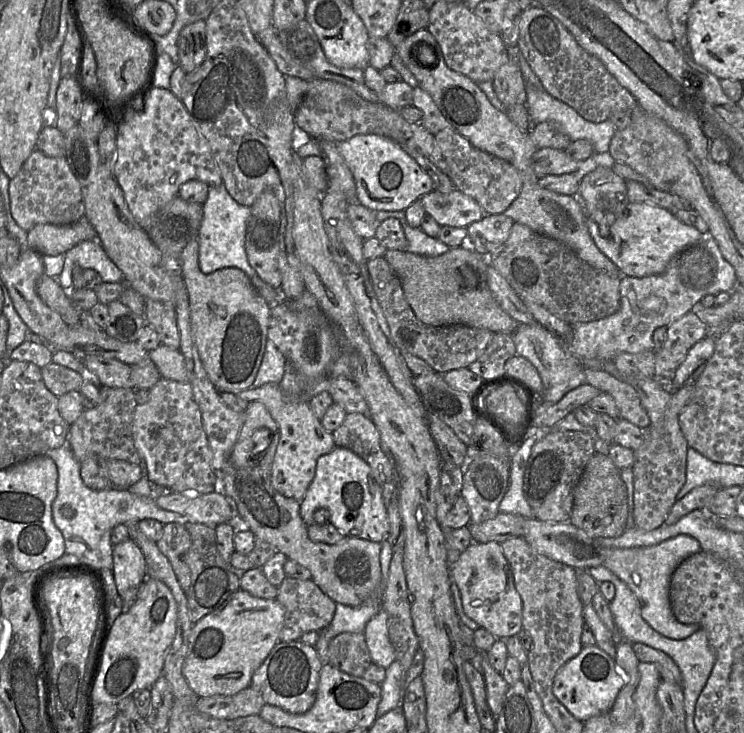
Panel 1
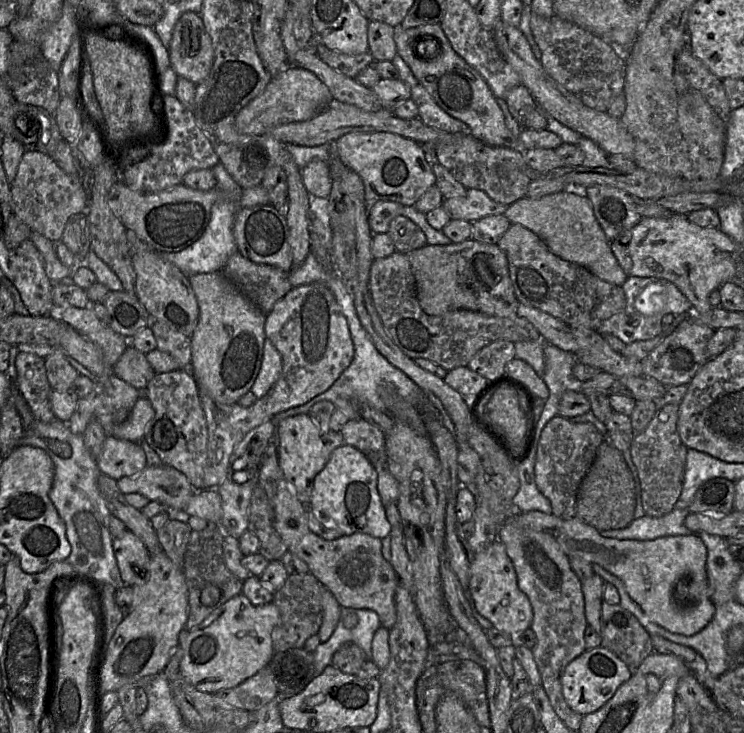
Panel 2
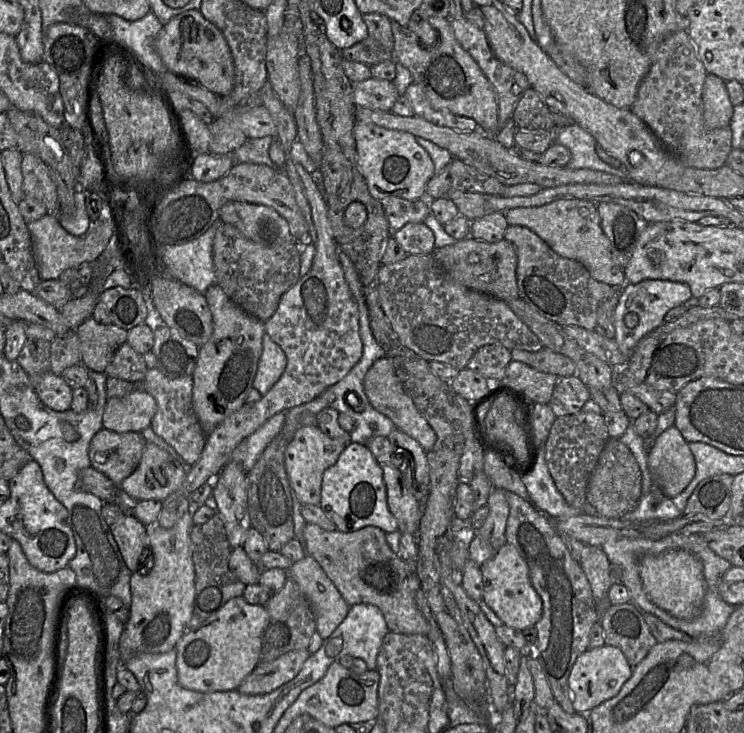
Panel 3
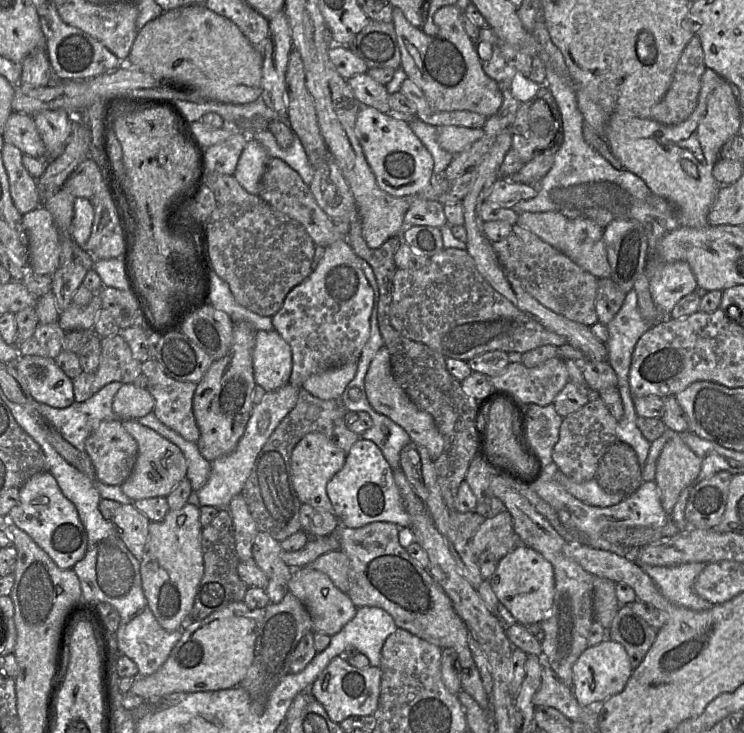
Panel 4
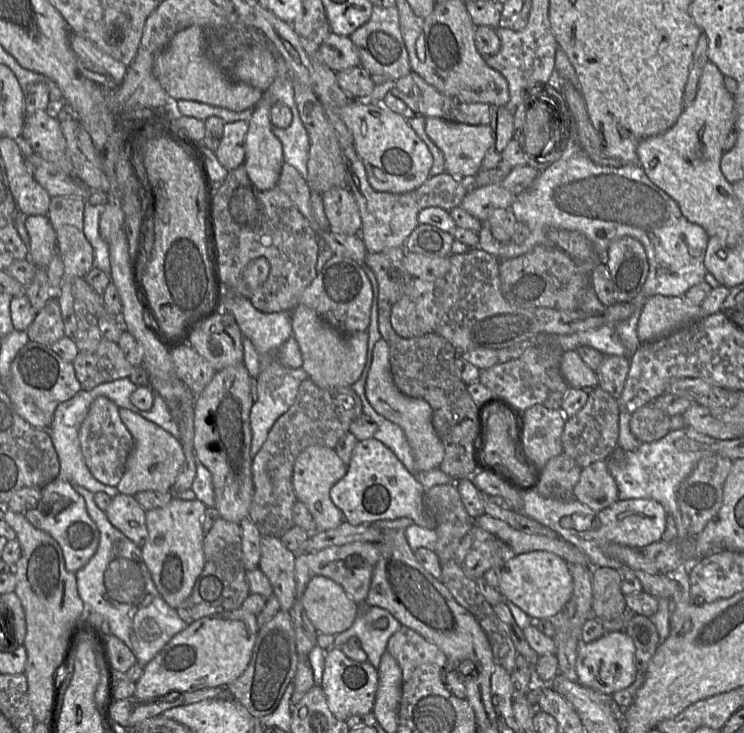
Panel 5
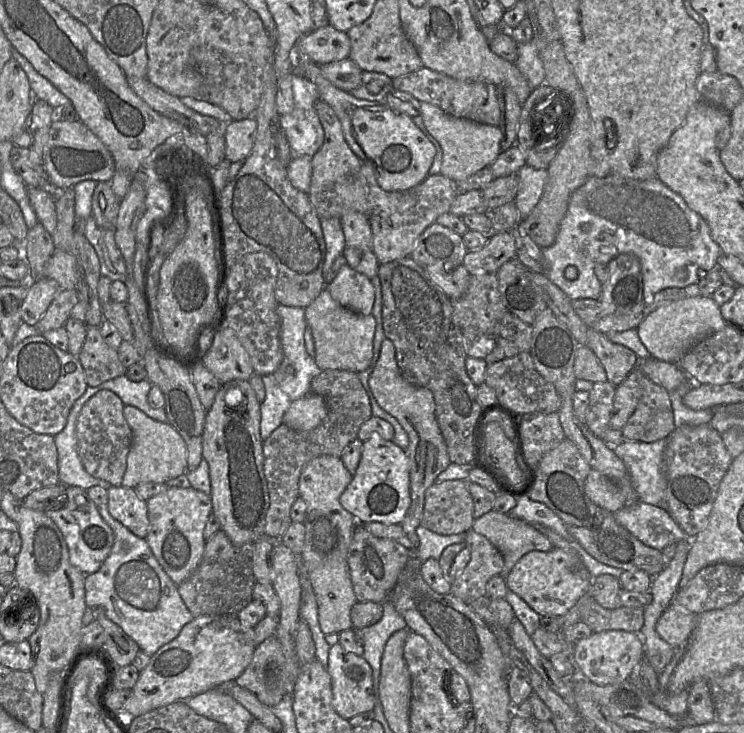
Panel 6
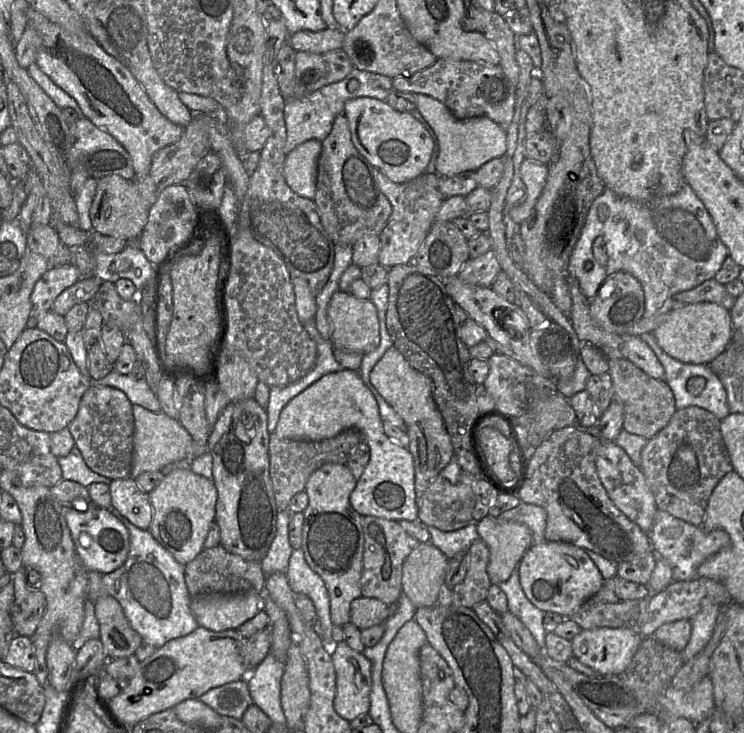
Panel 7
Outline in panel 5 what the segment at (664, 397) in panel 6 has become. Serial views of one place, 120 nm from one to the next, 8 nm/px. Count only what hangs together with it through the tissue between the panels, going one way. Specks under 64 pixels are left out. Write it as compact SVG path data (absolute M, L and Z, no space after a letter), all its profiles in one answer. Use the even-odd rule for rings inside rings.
M651 401L631 415L630 430L641 442L655 442L670 432L671 417Z

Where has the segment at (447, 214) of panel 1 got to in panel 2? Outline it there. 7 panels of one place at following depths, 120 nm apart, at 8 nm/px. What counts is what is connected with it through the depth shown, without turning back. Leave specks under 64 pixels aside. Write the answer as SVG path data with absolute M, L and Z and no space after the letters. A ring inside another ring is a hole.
M467 189L464 196L444 198L441 206L451 219L463 219L472 223L485 216L504 214L509 205L494 201L484 191Z

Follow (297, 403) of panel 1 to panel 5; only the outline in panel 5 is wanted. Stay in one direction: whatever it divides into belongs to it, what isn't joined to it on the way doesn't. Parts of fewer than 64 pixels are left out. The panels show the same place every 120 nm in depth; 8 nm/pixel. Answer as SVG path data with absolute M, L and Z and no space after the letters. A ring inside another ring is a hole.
M311 445L296 458L292 483L297 501L303 502L310 511L316 524L317 532L338 527L344 521L343 512L333 503L330 497L332 486L342 479L348 470L335 449Z

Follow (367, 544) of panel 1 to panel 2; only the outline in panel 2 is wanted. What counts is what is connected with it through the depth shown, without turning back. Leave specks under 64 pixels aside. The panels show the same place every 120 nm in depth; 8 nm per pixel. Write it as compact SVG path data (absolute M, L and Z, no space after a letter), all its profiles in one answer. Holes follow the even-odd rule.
M274 435L269 438L262 456L258 485L267 494L273 509L273 527L288 550L308 565L309 573L333 594L341 607L372 610L377 613L381 626L389 630L396 621L394 596L399 579L390 562L382 556L381 539L364 533L354 533L325 540L313 533L307 524L307 505L298 500L279 468Z

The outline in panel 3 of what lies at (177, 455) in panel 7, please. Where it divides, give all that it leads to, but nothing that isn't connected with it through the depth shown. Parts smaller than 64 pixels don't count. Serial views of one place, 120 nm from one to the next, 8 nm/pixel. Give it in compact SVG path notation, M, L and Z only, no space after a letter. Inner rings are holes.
M146 442L139 465L120 483L119 488L138 501L163 501L182 487L187 468L182 460Z

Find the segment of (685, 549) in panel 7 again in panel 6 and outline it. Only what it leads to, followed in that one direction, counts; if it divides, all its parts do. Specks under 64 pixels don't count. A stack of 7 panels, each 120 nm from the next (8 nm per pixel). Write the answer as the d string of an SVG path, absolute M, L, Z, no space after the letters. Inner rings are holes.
M637 501L633 505L624 506L616 511L614 517L620 525L630 531L641 542L659 550L663 550L672 543L695 537L689 536L664 508L651 503Z

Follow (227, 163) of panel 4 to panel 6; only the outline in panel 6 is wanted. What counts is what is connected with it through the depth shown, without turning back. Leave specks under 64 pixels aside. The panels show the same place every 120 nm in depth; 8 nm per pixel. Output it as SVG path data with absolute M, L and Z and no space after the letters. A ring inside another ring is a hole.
M254 116L231 120L224 125L226 160L233 163L244 161L249 156L254 145L256 128Z

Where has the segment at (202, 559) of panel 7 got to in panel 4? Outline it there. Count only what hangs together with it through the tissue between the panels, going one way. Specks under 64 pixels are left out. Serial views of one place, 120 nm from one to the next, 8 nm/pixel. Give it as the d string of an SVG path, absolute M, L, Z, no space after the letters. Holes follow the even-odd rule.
M219 509L211 523L202 528L201 547L204 572L197 588L193 607L181 623L182 630L186 630L190 625L203 620L215 611L243 601L248 589L238 574L240 559L236 551L233 522L228 509Z

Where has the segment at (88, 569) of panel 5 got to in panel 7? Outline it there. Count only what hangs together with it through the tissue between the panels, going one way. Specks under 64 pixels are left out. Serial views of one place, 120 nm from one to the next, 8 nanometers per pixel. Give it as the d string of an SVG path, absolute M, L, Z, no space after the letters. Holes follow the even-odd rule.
M112 506L108 510L128 529L130 536L126 561L115 571L102 576L108 595L118 600L131 627L140 634L143 642L155 648L192 633L199 625L190 609L191 595L185 583L185 565L161 546L149 530L133 525Z

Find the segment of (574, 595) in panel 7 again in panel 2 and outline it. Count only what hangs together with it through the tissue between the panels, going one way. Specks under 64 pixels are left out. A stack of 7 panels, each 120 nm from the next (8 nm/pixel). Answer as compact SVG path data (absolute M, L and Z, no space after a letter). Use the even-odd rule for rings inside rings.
M496 540L483 551L474 554L469 569L468 593L476 611L487 619L493 628L516 638L531 627L533 620L532 605L527 595L519 589L514 566L506 553L505 546L500 541Z

